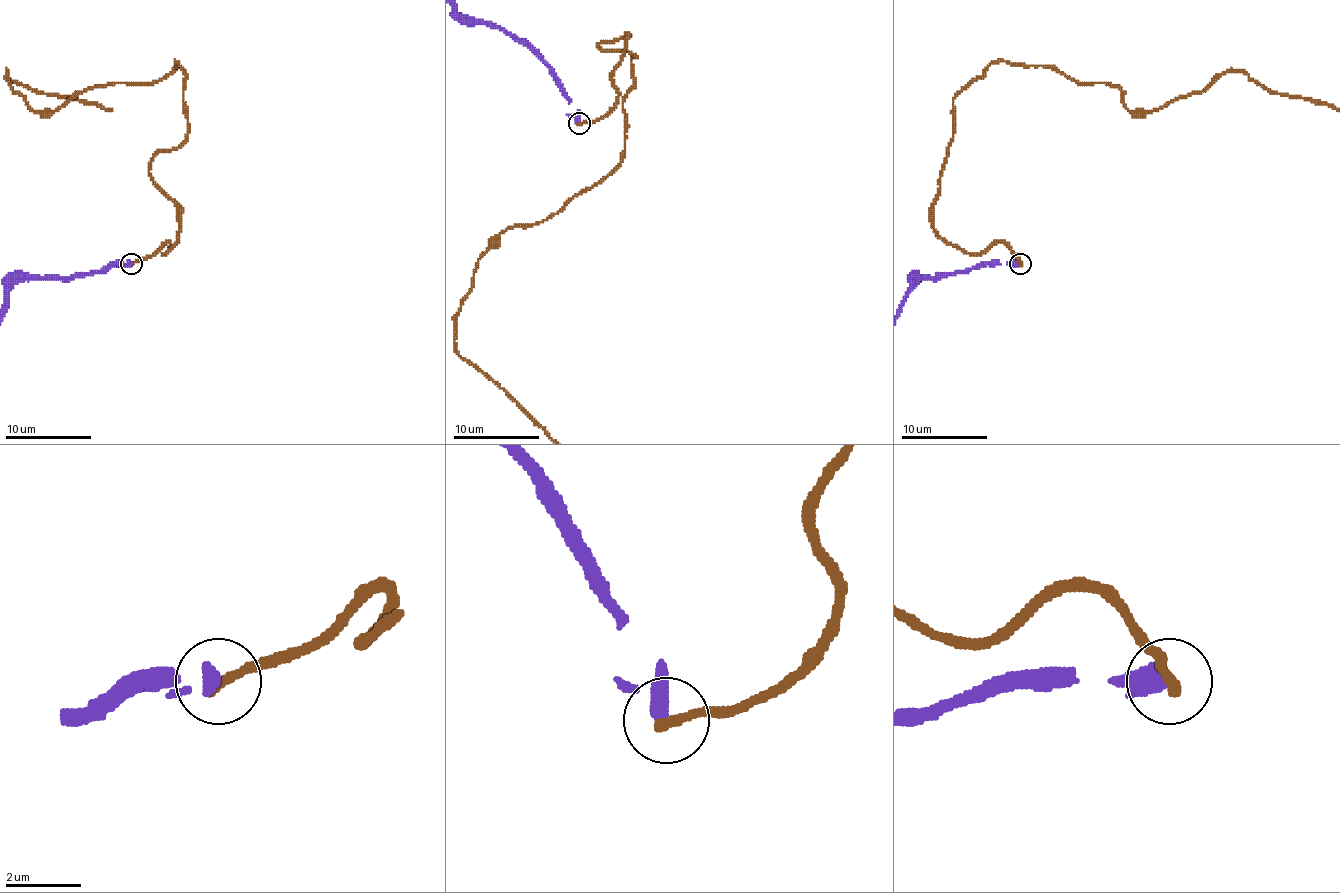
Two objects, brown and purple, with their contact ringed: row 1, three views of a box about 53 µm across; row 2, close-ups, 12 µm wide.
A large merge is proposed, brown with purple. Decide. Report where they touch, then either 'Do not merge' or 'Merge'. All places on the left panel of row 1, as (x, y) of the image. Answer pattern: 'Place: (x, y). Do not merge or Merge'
Place: (131, 263). Do not merge

